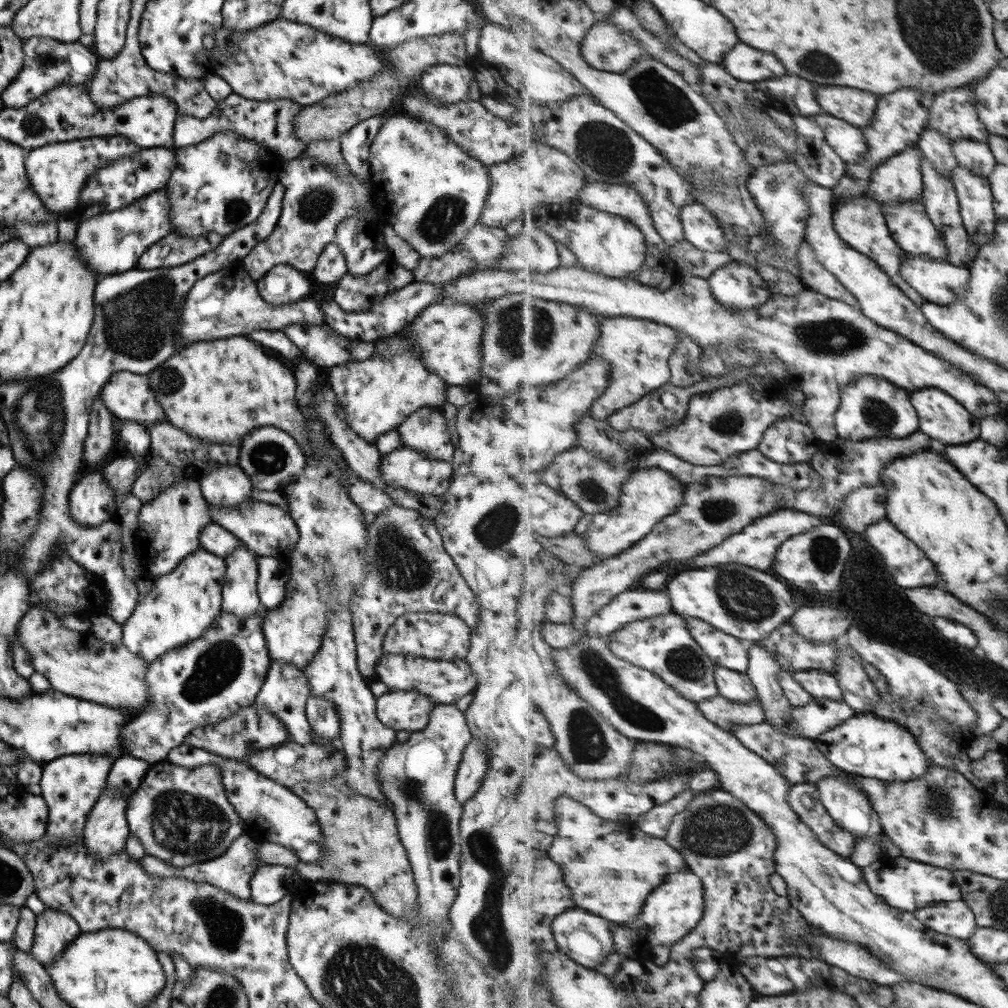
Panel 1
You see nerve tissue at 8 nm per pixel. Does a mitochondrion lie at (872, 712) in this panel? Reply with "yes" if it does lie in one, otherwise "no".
no

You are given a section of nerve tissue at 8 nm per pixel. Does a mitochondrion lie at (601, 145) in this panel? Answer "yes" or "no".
yes

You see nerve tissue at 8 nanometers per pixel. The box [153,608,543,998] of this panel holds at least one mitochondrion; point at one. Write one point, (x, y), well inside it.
(486, 927)

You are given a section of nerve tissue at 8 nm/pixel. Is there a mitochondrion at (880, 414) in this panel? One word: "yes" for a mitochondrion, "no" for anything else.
yes

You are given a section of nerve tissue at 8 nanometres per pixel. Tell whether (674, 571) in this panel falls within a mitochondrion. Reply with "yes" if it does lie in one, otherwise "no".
no

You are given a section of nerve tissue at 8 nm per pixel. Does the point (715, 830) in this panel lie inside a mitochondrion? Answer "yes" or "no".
yes

